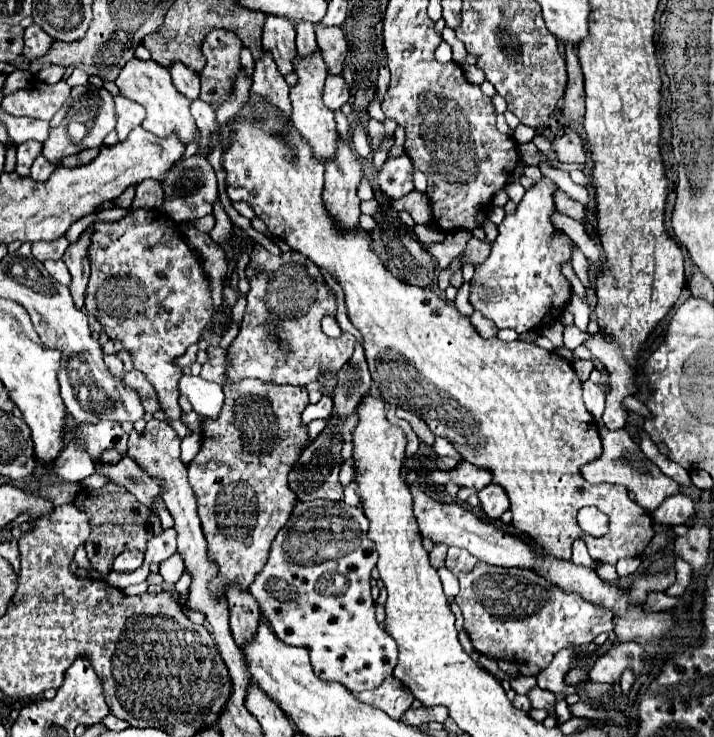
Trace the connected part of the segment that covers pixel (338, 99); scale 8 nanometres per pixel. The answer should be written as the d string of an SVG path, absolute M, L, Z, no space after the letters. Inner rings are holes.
M328 76L324 88L324 104L330 110L338 110L344 102L348 102L352 86L342 76Z

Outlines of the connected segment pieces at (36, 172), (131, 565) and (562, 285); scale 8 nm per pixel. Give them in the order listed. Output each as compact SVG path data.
M38 156L36 162L32 164L32 174L30 174L30 176L32 176L34 180L42 180L42 182L44 182L56 168L58 168L58 166L52 166L52 162L48 162L48 158Z
M128 550L128 552L120 554L120 556L116 556L112 570L128 574L128 572L134 572L136 568L140 568L142 560L144 560L144 554L140 554L138 550Z
M540 178L532 188L526 190L514 214L506 214L498 226L498 236L490 246L488 258L476 266L474 278L470 282L470 304L490 318L498 328L514 328L518 334L550 324L564 312L568 300L572 298L572 286L562 274L562 266L572 260L572 252L578 250L576 242L562 230L552 226L552 216L558 212L554 204L554 194L558 186L550 178Z

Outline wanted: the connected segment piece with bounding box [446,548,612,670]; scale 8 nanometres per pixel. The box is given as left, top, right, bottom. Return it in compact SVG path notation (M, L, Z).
M448 548L446 568L460 580L460 592L454 600L462 610L464 628L474 648L488 658L532 662L544 670L560 648L586 646L600 632L612 632L612 612L562 592L534 572L492 566L460 548Z

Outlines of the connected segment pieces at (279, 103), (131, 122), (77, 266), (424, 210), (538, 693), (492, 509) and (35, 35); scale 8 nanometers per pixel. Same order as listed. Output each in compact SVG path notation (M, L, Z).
M262 50L262 56L254 60L250 98L254 100L268 98L274 108L278 108L284 116L290 116L288 90L290 86L286 84L284 76L276 70L276 62L272 62L272 56L268 54L268 50Z
M118 94L114 98L114 104L116 104L116 114L118 114L118 122L116 122L118 140L126 140L130 130L142 124L142 120L144 120L144 106L124 98L122 94Z
M86 228L80 238L68 246L66 254L64 254L64 262L72 274L72 282L70 282L70 292L74 296L74 304L78 308L82 308L84 304L84 292L86 292L86 284L88 284L88 276L90 276L90 262L88 262L88 246L90 246L90 236L94 234L94 228Z
M412 190L410 194L406 194L406 196L398 198L398 200L392 200L390 198L390 202L392 202L392 206L394 206L396 212L406 210L416 224L432 222L432 206L430 206L430 200L428 200L426 194L422 194L418 190Z
M534 688L528 696L532 702L532 708L544 708L548 714L552 714L552 718L558 718L556 716L556 694L554 692Z
M488 484L486 488L482 488L478 492L478 498L480 498L482 510L492 520L498 520L510 508L510 500L508 500L508 496L504 496L504 488L500 488L496 484Z
M30 24L24 30L24 56L28 60L36 60L40 56L44 56L48 52L52 44L52 38L48 34L44 34L44 30L40 30L40 26Z

